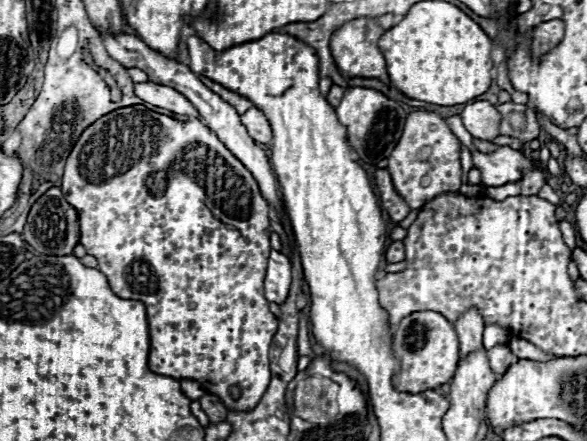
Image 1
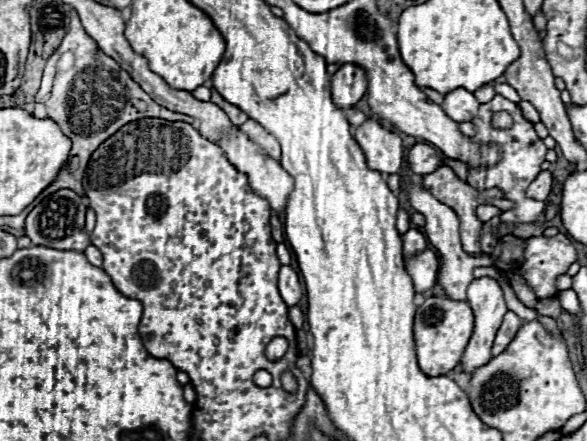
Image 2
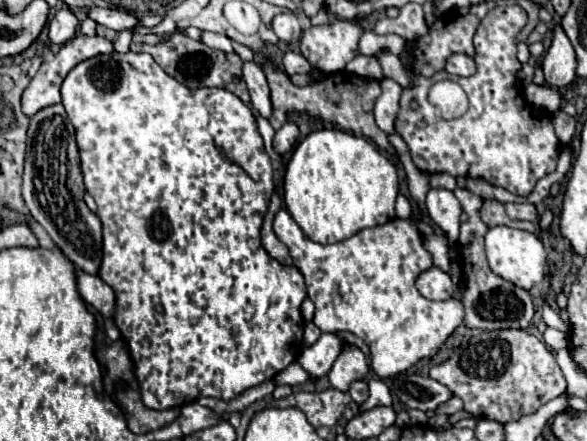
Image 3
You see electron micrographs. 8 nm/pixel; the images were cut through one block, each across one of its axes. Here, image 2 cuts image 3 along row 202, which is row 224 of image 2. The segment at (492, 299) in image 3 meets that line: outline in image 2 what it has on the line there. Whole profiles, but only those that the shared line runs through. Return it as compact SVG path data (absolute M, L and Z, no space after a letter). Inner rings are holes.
M440 166L440 170L424 176L424 188L430 190L440 202L448 204L460 218L460 236L462 236L462 246L468 254L478 254L480 252L480 246L478 246L478 234L480 234L480 228L482 228L482 222L478 220L476 216L476 208L482 206L482 204L490 204L490 200L496 200L496 198L504 198L502 196L502 190L498 188L490 188L490 190L476 190L472 188L470 184L462 182L456 172L450 168L450 166Z

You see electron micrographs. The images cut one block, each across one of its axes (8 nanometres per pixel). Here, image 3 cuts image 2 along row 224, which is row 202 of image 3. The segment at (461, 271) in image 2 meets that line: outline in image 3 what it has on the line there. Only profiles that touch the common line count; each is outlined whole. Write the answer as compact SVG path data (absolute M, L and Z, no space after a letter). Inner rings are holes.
M428 190L426 194L426 210L430 218L444 230L446 238L456 244L458 228L460 228L460 204L450 190Z

